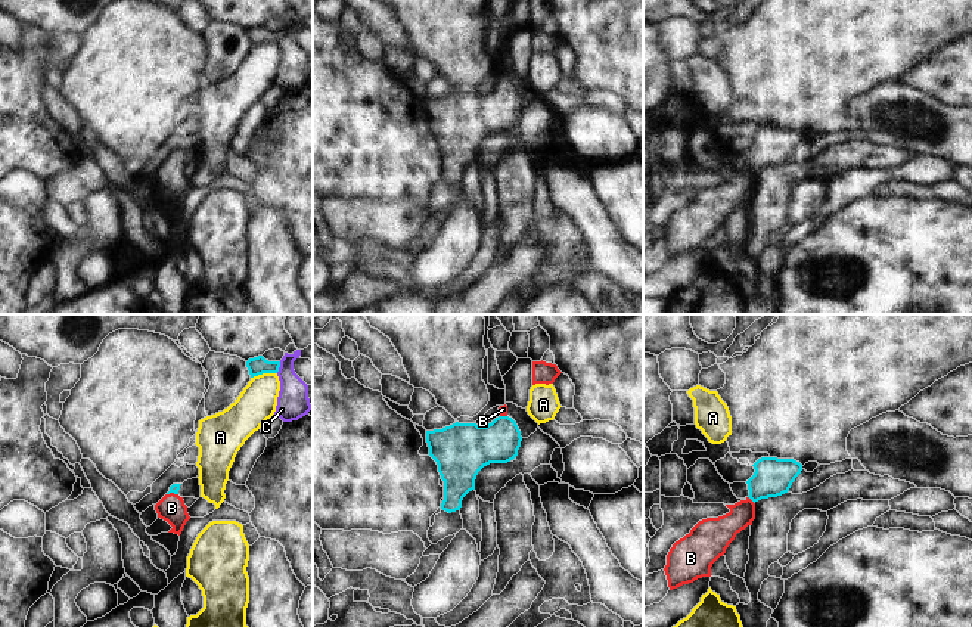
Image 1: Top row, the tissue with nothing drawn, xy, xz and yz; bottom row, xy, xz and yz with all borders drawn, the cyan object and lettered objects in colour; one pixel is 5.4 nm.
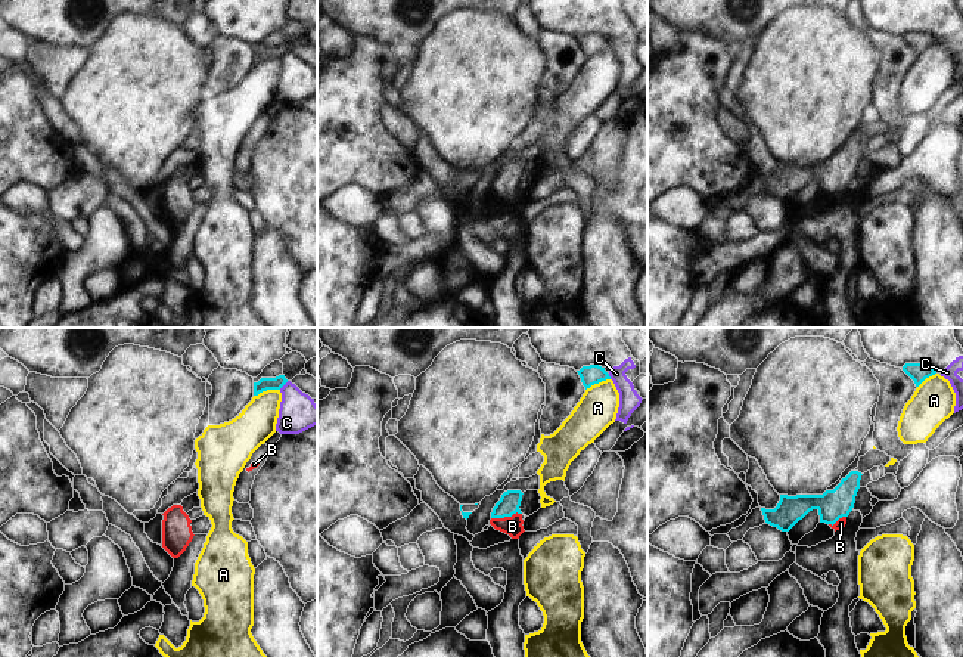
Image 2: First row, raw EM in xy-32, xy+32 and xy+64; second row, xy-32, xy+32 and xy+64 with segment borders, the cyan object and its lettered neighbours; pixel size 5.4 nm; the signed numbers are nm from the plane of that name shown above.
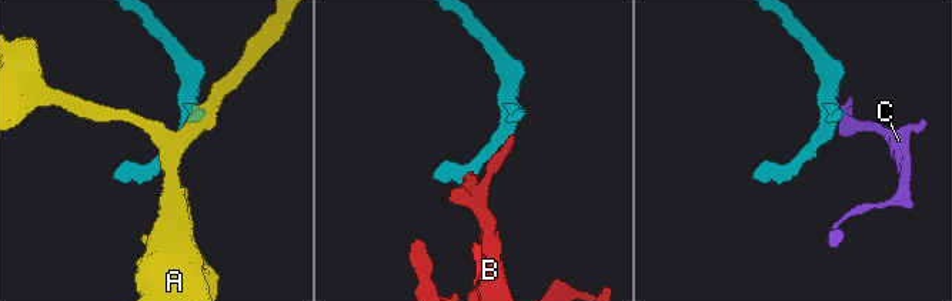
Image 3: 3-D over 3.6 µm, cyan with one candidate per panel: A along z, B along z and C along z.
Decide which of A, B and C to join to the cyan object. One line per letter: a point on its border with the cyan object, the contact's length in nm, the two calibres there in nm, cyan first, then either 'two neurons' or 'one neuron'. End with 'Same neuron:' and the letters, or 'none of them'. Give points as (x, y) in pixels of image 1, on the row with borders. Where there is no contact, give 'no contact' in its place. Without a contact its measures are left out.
A: xy (263, 372) | 150 nm | 100/200 nm | two neurons
B: yz (751, 499) | 60 nm | 220/160 nm | one neuron
C: xy (279, 366) | 70 nm | 100/180 nm | two neurons
Same neuron: B

